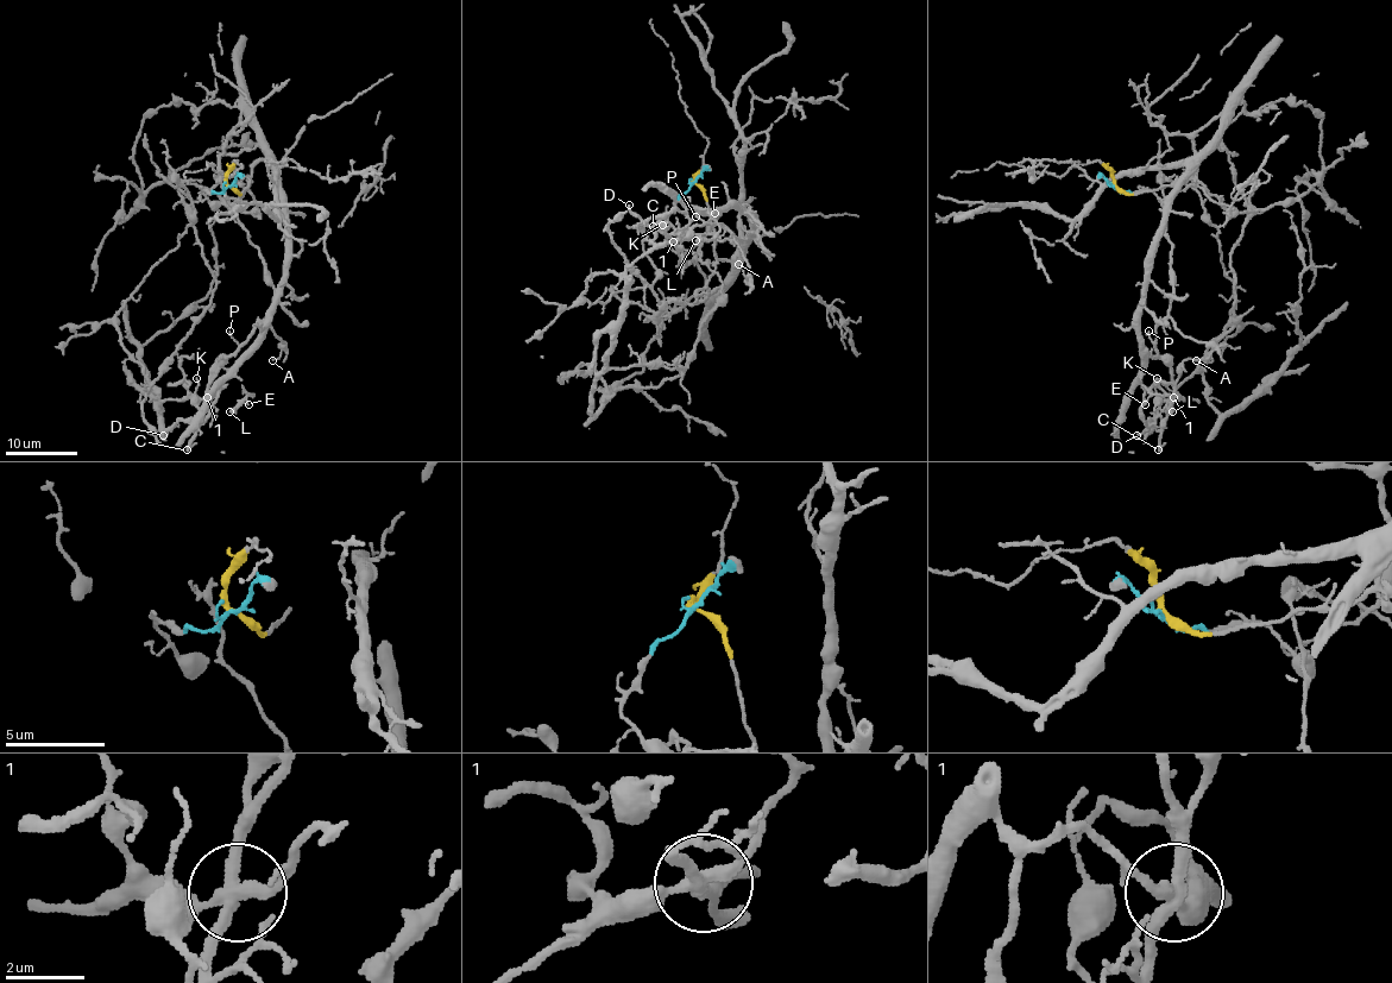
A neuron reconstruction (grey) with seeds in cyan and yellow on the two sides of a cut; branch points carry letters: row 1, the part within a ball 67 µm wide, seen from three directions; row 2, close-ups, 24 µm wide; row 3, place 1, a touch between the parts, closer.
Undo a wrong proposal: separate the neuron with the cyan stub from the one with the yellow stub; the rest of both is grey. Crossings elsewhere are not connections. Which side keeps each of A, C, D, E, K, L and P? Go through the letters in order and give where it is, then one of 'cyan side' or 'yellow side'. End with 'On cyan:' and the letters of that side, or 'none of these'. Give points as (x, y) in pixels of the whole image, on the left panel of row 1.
A: (272, 360) | cyan side
C: (187, 449) | cyan side
D: (163, 435) | yellow side
E: (249, 404) | yellow side
K: (196, 378) | cyan side
L: (230, 411) | yellow side
P: (230, 331) | cyan side
On cyan: A, C, K, P

